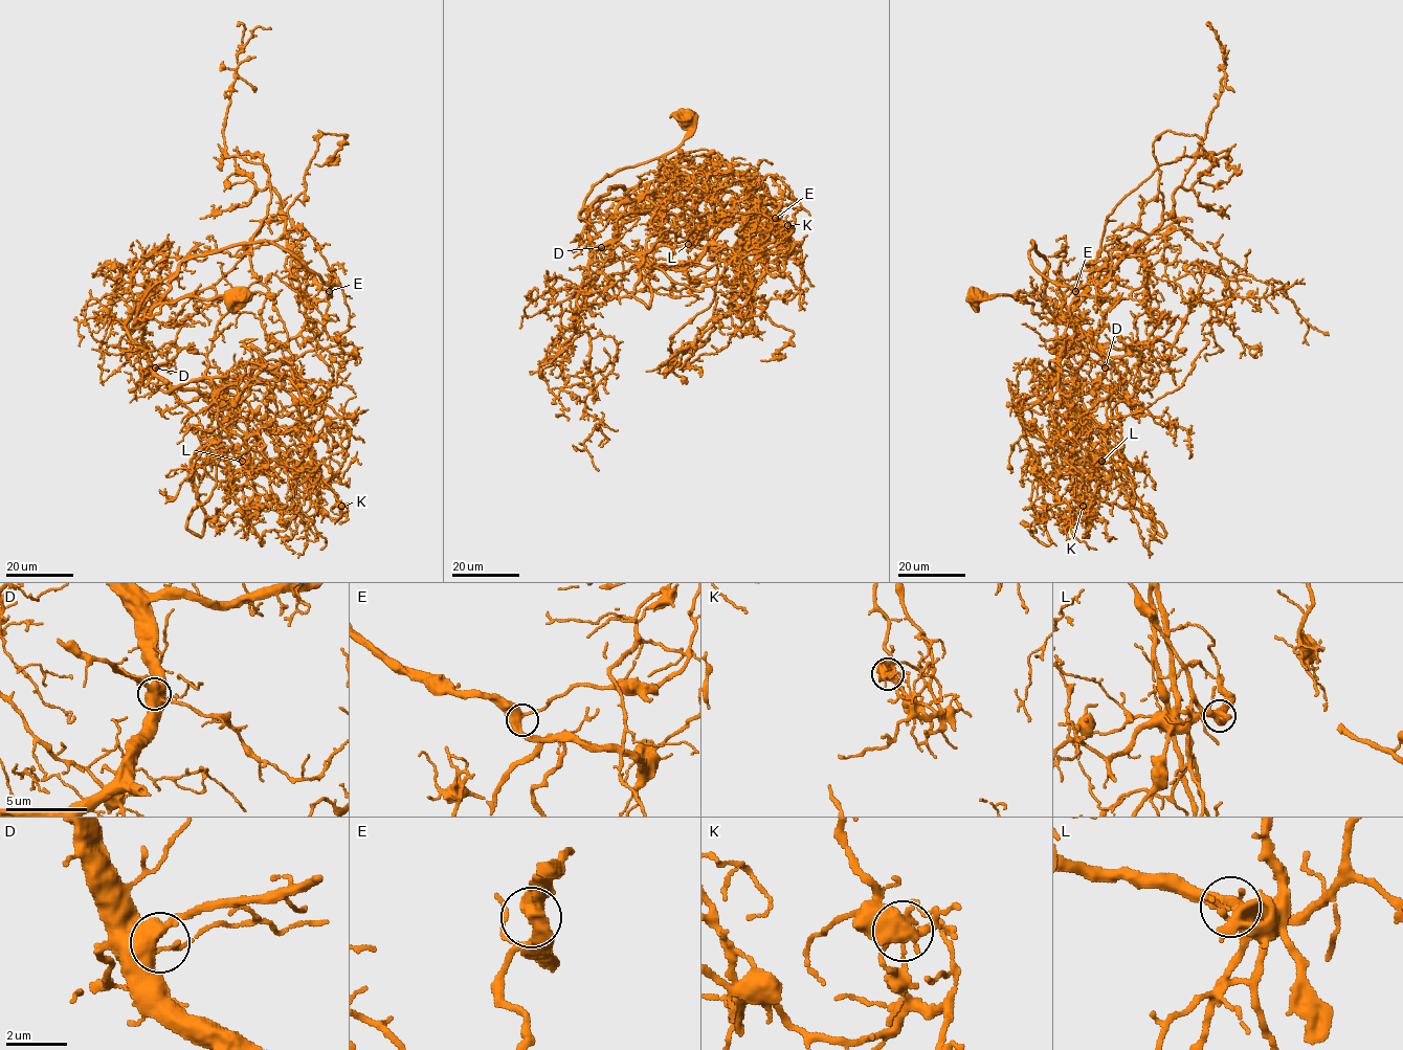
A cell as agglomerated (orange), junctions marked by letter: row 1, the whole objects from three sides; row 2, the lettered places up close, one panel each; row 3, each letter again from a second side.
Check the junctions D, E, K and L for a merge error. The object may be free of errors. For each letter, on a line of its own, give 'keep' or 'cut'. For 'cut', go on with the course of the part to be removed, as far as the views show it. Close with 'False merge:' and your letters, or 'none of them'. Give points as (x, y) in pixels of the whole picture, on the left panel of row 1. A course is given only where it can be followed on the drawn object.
D: keep
E: keep
K: cut | (341, 506), (264, 428), (313, 394), (251, 269), (269, 170), (223, 136), (271, 28)
L: keep
False merge: K

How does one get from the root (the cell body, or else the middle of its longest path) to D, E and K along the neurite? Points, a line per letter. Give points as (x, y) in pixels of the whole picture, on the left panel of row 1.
D: (239, 296), (182, 297), (164, 303), (151, 317), (138, 319), (133, 327), (142, 329), (146, 356), (155, 367)
E: (239, 296), (182, 297), (133, 327), (142, 327), (183, 262), (239, 244), (275, 243), (331, 286), (329, 291)
K: (239, 296), (182, 297), (138, 319), (150, 367), (170, 392), (287, 378), (341, 506)

